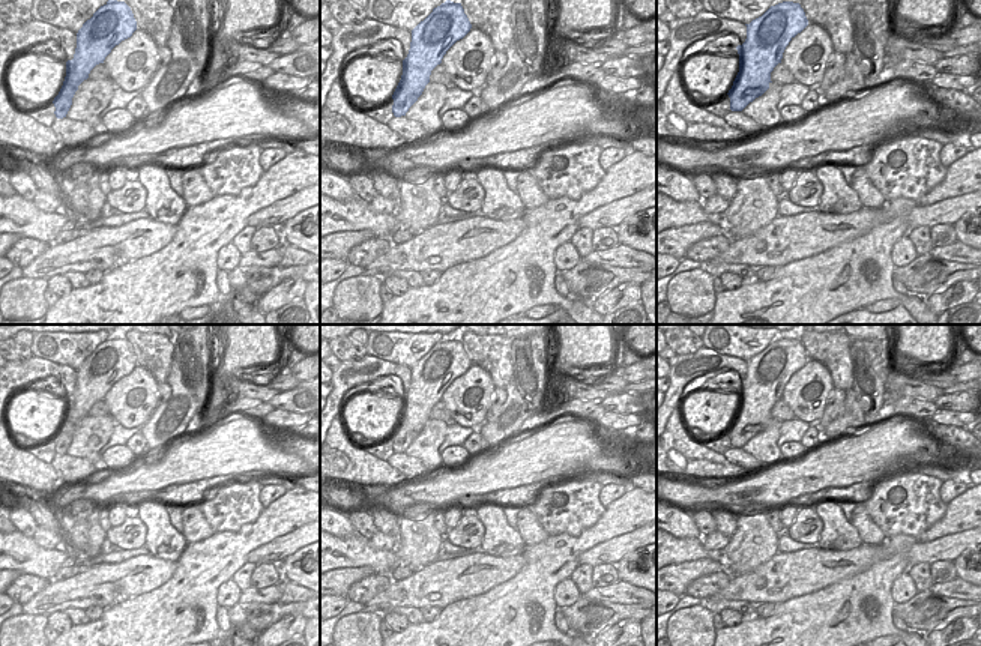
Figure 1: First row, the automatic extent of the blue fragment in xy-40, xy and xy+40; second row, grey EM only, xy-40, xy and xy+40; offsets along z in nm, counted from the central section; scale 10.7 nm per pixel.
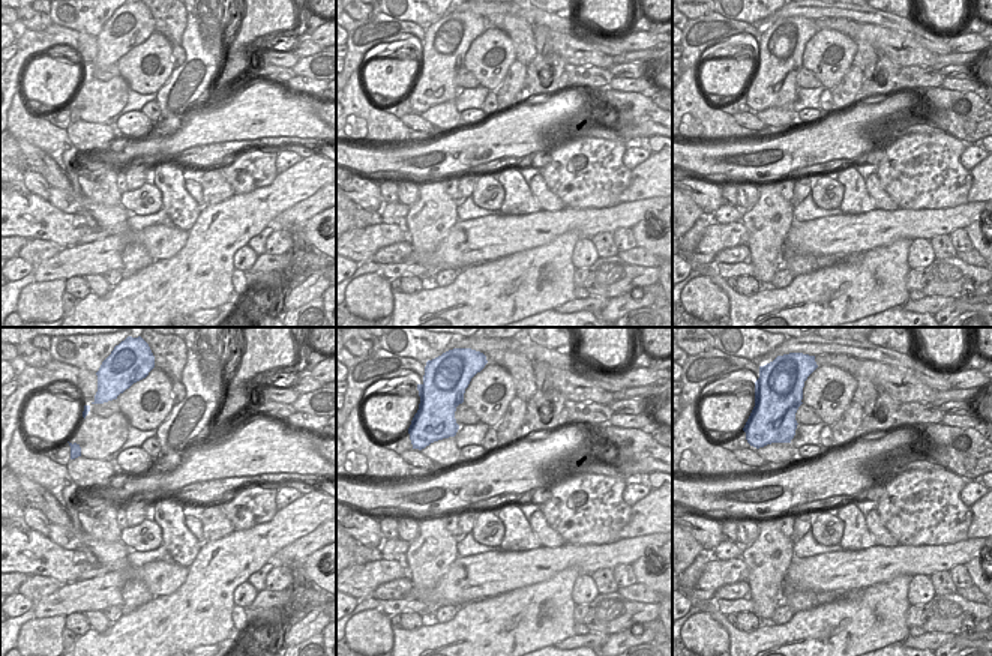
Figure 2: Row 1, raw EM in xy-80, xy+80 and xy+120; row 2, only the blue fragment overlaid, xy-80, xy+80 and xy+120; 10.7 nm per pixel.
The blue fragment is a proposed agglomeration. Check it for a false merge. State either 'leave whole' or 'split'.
leave whole

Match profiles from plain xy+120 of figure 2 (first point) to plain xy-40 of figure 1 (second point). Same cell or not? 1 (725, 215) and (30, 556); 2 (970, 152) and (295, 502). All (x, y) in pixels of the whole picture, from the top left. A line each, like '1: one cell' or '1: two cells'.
1: two cells
2: two cells

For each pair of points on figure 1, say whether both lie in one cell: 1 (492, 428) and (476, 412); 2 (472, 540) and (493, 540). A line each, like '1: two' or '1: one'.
1: two
2: two

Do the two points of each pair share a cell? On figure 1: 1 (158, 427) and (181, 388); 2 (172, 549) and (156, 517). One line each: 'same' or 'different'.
1: same
2: same

